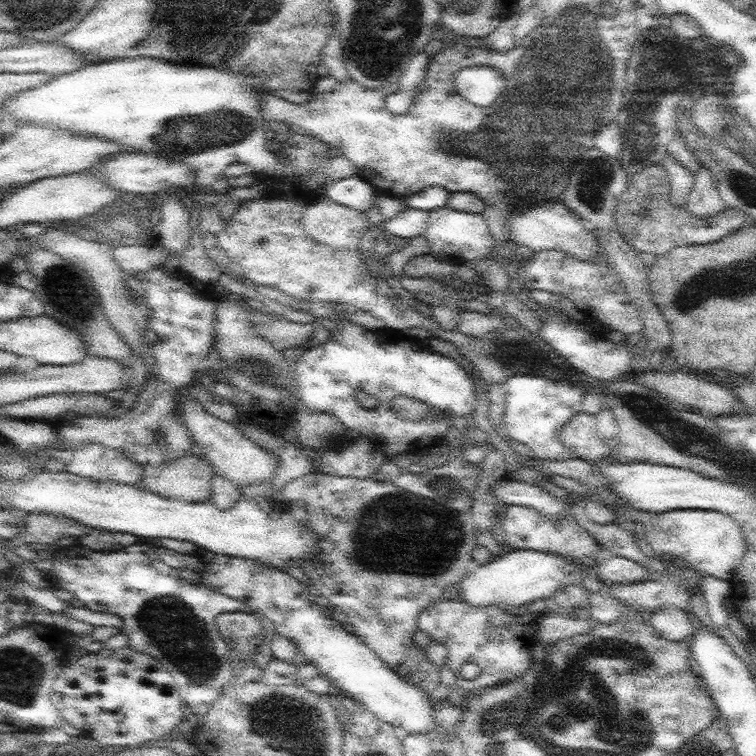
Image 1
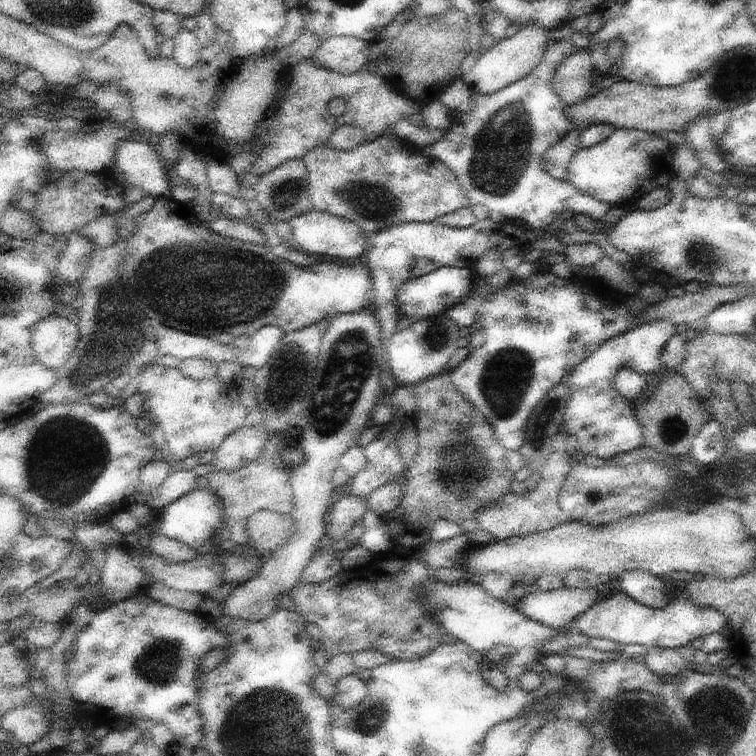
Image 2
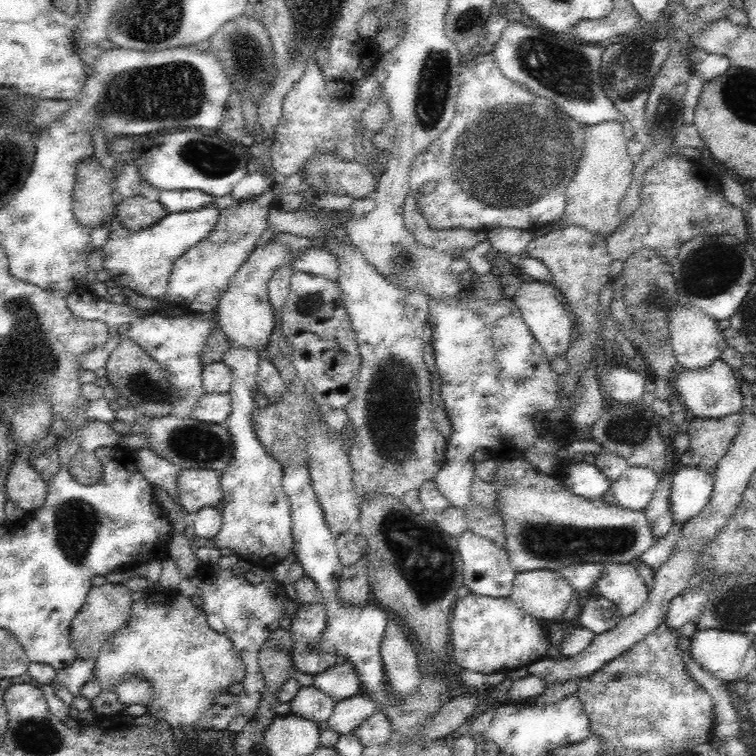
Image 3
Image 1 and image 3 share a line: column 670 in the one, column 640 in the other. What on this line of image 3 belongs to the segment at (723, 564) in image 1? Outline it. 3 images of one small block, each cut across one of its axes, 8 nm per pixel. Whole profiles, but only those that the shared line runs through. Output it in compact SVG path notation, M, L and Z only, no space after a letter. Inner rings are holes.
M522 457L504 459L492 480L498 491L497 511L503 520L510 565L517 573L529 570L560 570L578 563L626 564L646 552L657 540L640 510L629 510L603 500L587 500L561 485L557 476L544 474Z

